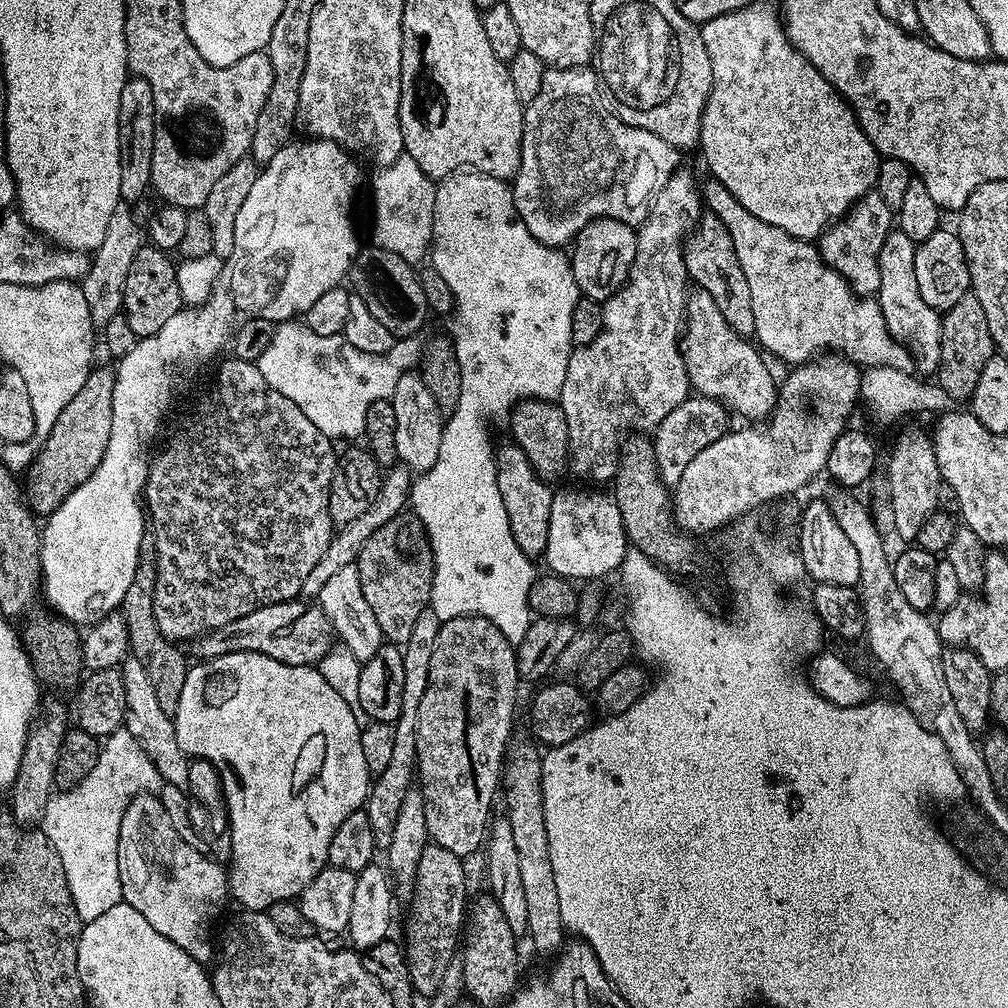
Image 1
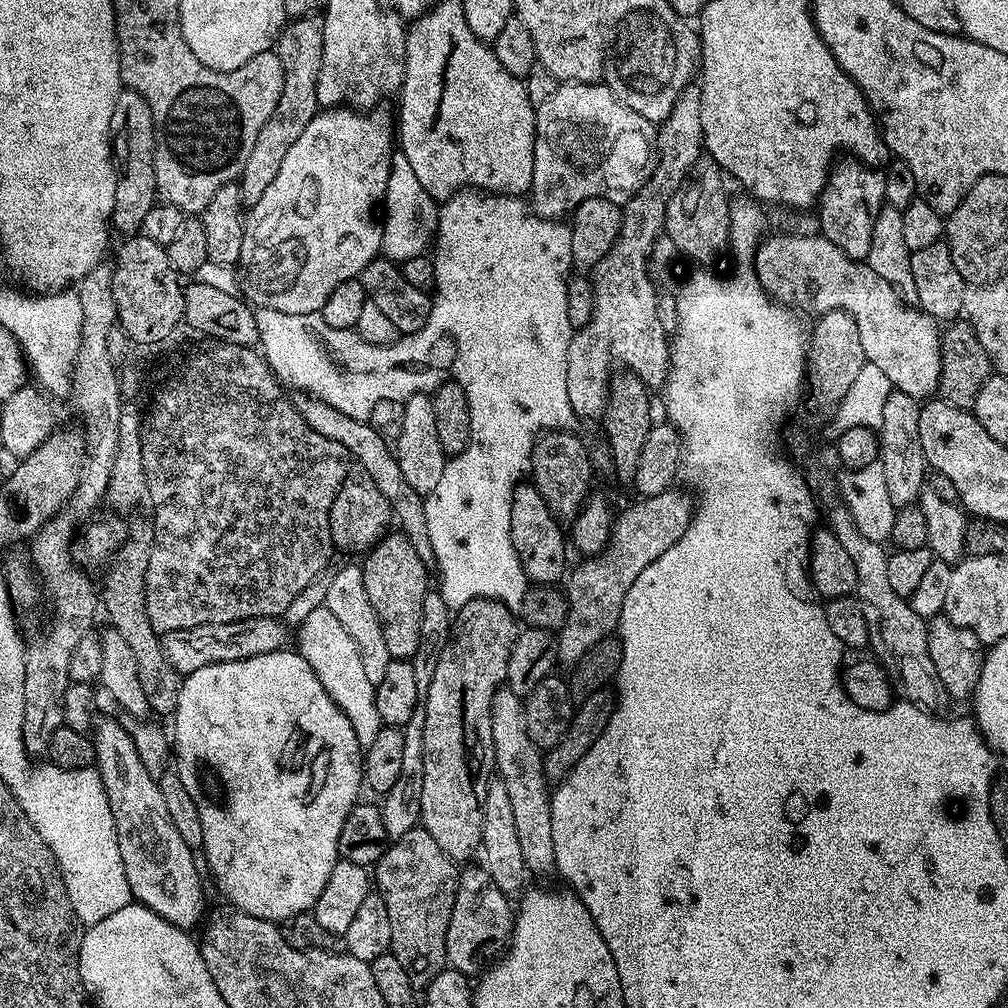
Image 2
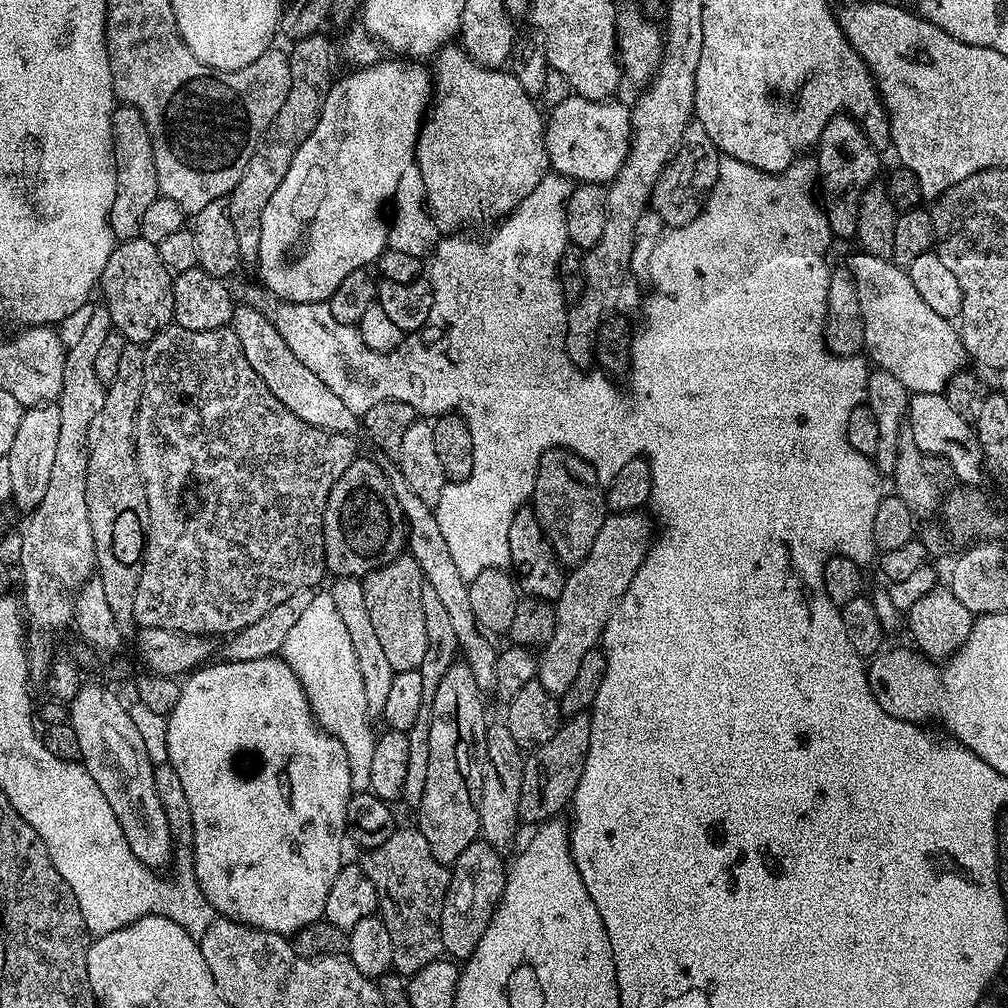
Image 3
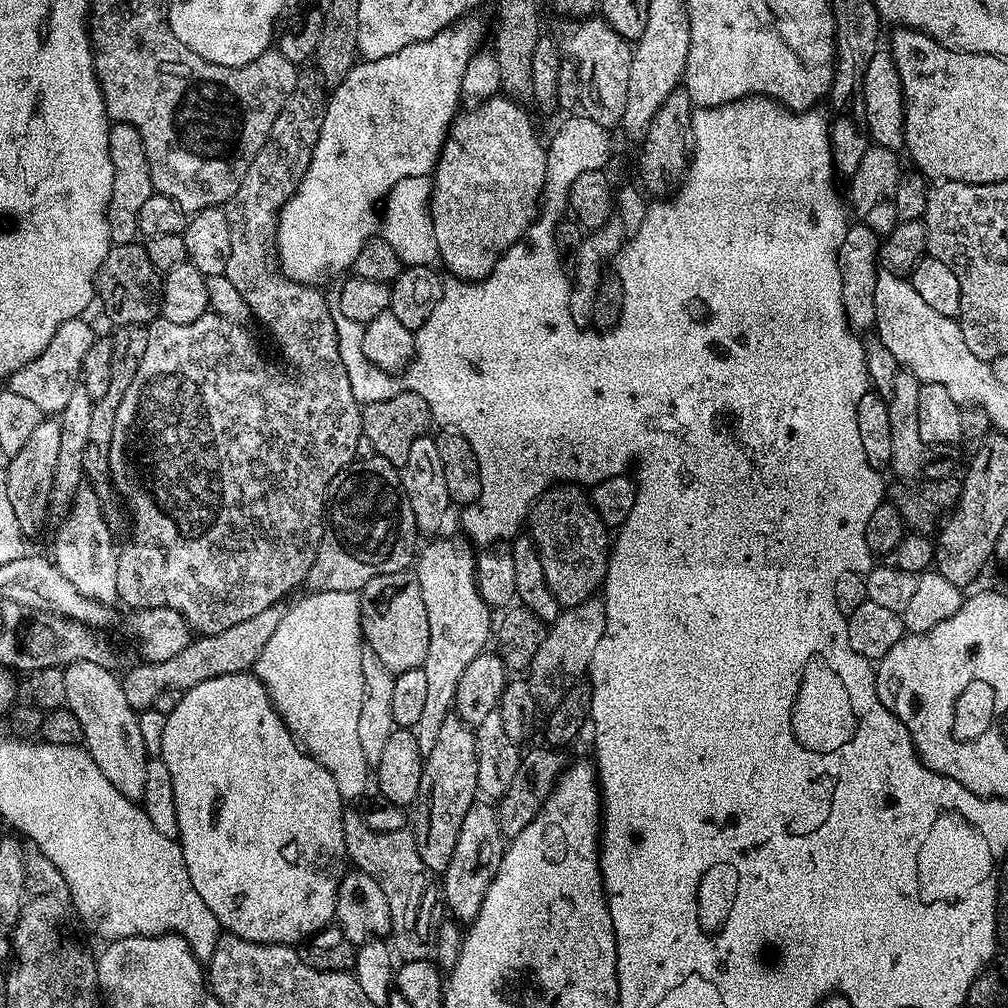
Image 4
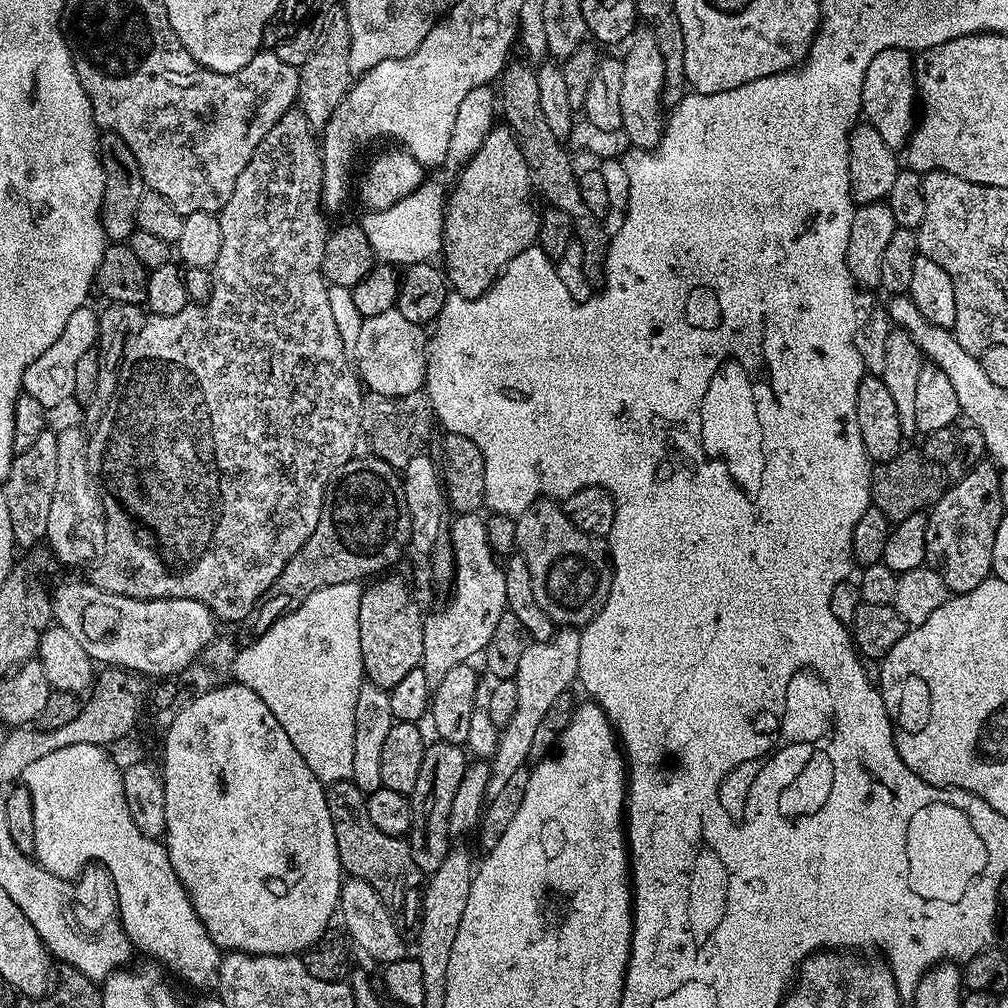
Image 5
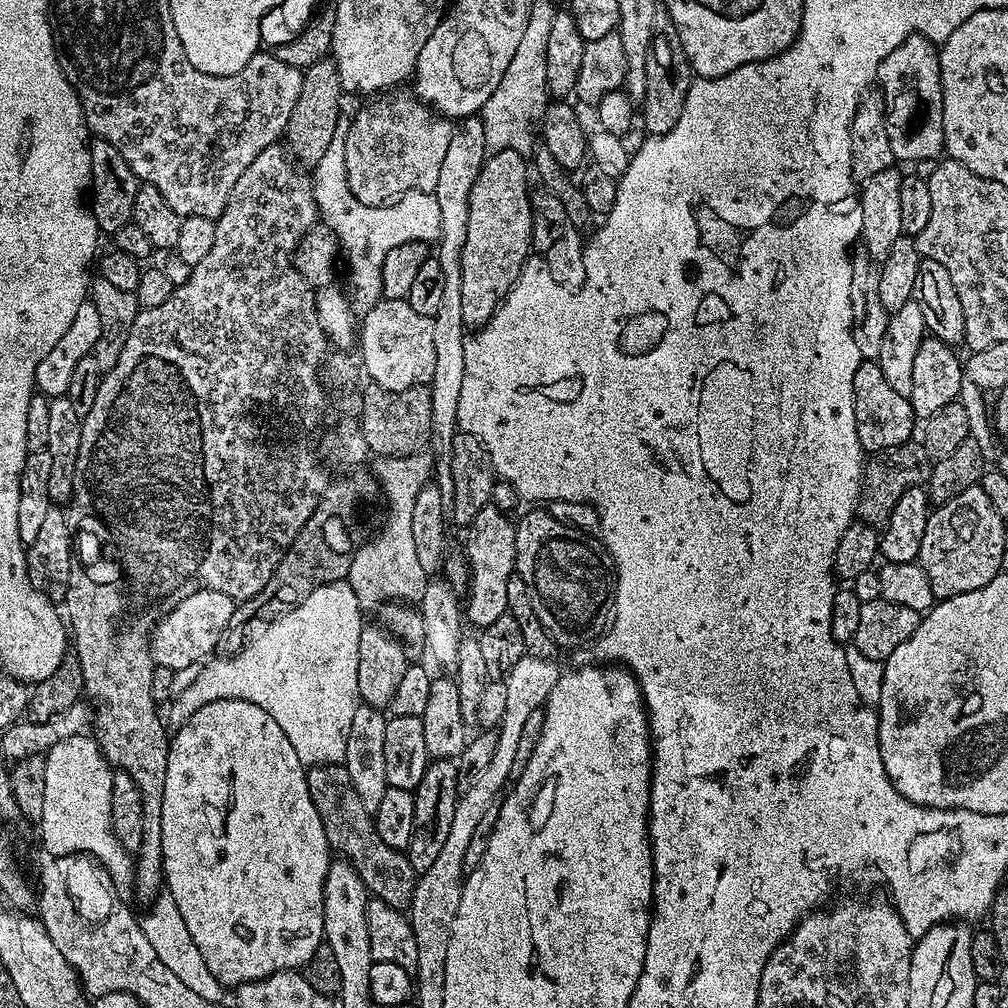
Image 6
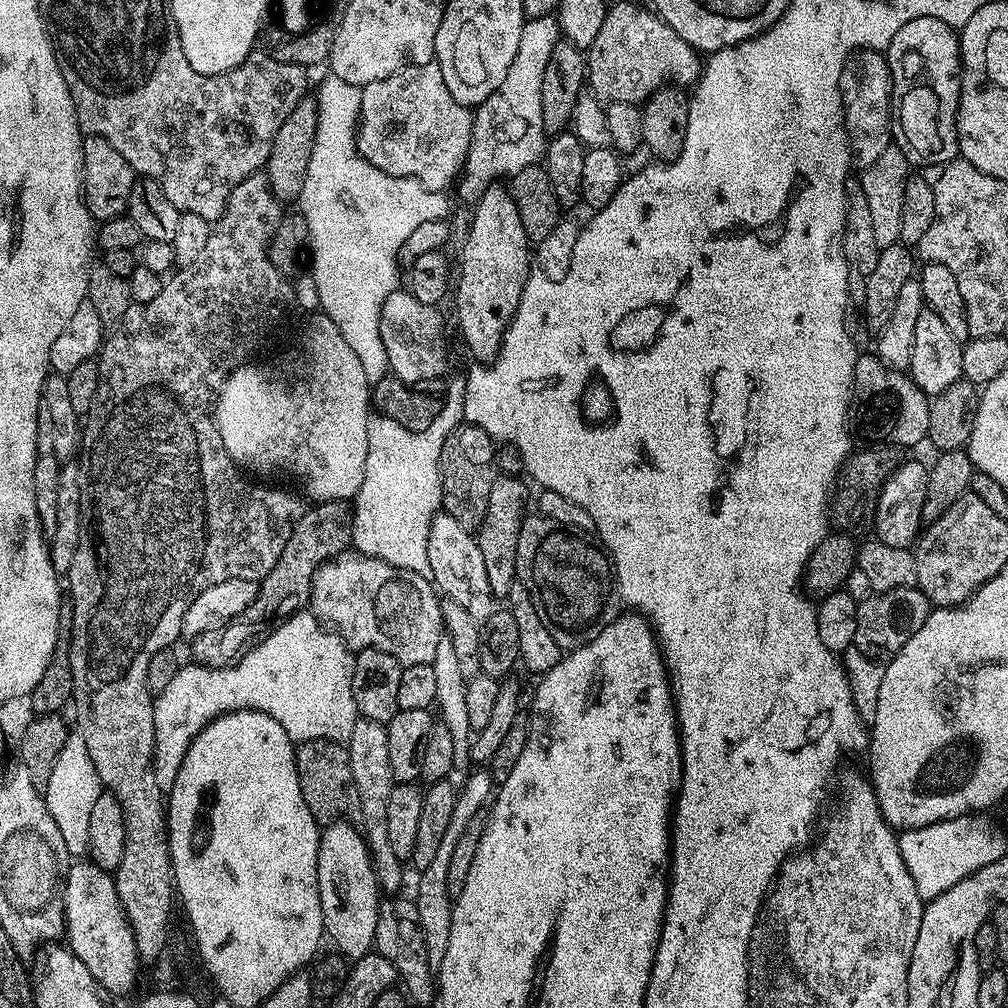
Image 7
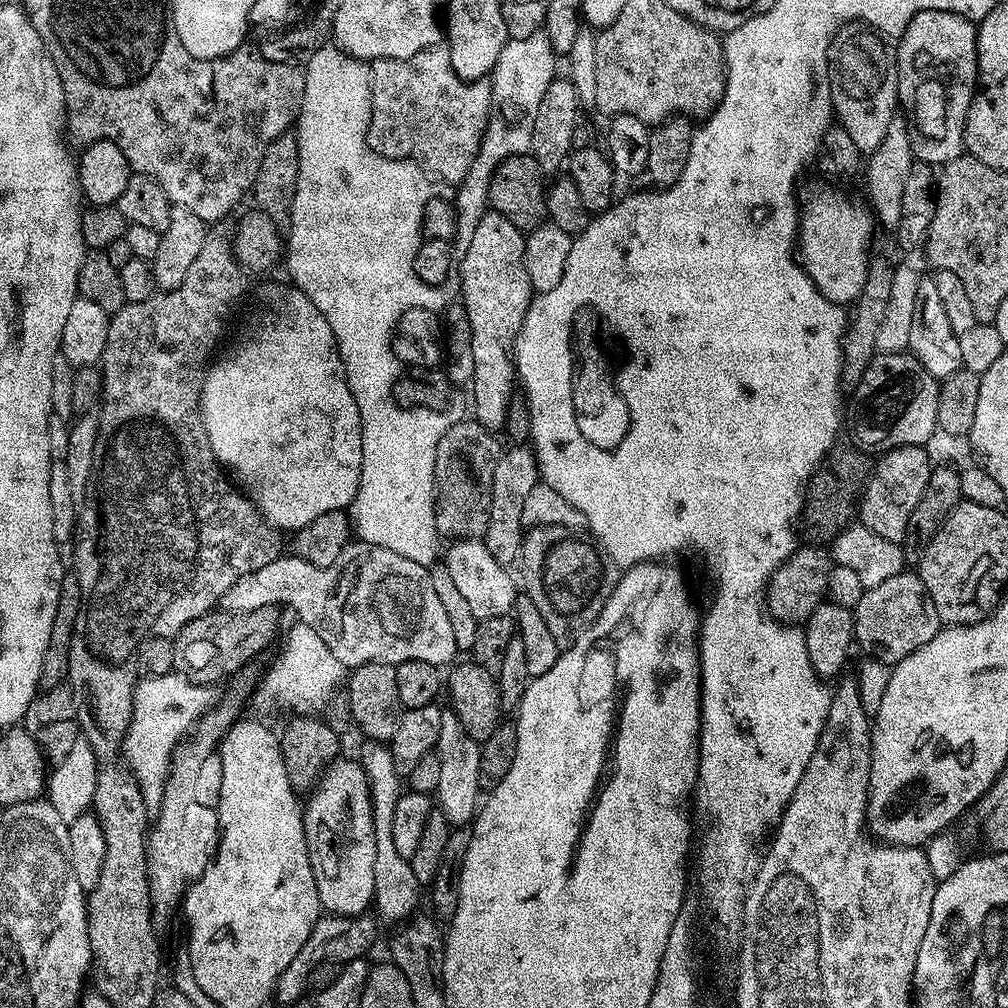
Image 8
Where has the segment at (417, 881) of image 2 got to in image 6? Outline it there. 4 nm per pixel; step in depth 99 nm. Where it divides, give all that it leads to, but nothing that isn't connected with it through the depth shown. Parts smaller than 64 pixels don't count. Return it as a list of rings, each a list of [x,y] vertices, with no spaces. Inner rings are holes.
[[[313,764],[307,774],[310,798],[322,818],[329,849],[351,862],[375,899],[401,910],[407,909],[412,902],[418,874],[401,849],[386,846],[386,842],[378,838],[373,813],[362,806],[362,798],[358,798],[358,790],[354,790],[354,782],[350,782],[350,774],[344,765]]]

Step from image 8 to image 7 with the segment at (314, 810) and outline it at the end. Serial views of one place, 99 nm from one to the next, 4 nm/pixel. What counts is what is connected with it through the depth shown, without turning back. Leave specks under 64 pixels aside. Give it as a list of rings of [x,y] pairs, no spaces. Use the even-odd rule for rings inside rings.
[[[341,818],[321,831],[318,846],[318,890],[327,939],[336,943],[335,951],[349,961],[373,951],[382,893],[376,884],[372,855],[363,835]]]

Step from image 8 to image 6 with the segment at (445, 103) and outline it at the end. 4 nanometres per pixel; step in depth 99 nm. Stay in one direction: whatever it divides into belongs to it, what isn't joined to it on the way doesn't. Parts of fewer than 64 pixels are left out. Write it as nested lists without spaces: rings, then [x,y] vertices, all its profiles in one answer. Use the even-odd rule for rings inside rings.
[[[388,90],[373,95],[369,104],[357,110],[348,132],[343,133],[346,178],[350,190],[363,204],[383,206],[406,192],[433,193],[437,185],[453,121],[437,114],[411,91],[399,92]]]

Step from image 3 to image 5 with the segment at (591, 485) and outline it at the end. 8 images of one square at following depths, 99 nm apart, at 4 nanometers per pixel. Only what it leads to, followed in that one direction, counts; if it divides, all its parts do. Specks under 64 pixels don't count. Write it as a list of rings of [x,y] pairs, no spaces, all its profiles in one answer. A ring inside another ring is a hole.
[[[552,498],[535,500],[515,521],[516,547],[526,566],[530,566],[538,606],[550,614],[557,626],[589,624],[602,610],[612,585],[612,561],[605,541],[578,530]]]

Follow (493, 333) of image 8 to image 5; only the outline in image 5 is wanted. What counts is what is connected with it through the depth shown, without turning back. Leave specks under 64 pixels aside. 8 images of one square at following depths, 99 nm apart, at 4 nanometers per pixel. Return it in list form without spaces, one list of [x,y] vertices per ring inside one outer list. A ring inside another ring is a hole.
[[[507,126],[494,127],[482,142],[481,149],[459,170],[455,178],[456,185],[447,193],[444,206],[442,271],[455,295],[463,300],[473,300],[490,290],[490,286],[515,256],[537,243],[540,235],[540,212],[532,201],[534,187],[531,172],[527,168],[515,134]]]

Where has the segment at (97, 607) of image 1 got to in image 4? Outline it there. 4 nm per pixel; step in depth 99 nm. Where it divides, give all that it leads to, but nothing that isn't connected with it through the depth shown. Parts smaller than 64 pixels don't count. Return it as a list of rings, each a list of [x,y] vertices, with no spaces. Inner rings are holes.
[[[461,18],[456,23],[451,24],[449,28],[443,28],[438,34],[434,34],[434,38],[423,40],[422,42],[414,42],[410,46],[398,50],[398,54],[390,54],[386,58],[378,58],[377,60],[361,59],[352,65],[343,82],[331,89],[324,105],[322,126],[318,134],[318,142],[312,151],[310,166],[306,166],[306,174],[298,182],[292,197],[284,203],[284,208],[276,222],[276,257],[280,260],[280,269],[291,280],[299,284],[311,284],[313,286],[325,286],[324,284],[336,279],[336,281],[339,281],[355,265],[356,258],[366,246],[366,242],[377,235],[378,229],[382,224],[382,216],[378,209],[388,193],[395,188],[398,182],[402,182],[402,178],[428,176],[435,169],[440,157],[440,147],[444,144],[444,138],[447,136],[449,127],[458,112],[456,103],[462,100],[460,87],[462,86],[467,63],[470,62],[472,56],[481,47],[480,24],[476,20],[468,19]]]

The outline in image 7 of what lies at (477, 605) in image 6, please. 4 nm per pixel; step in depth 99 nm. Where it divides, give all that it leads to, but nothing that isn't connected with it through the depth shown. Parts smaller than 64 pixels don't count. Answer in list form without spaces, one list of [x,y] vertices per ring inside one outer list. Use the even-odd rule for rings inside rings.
[[[501,475],[493,482],[490,502],[486,506],[486,518],[475,533],[478,546],[482,550],[482,562],[486,562],[486,578],[490,582],[490,593],[493,597],[507,597],[510,586],[517,583],[516,547],[520,527],[526,515],[522,480],[515,475]]]

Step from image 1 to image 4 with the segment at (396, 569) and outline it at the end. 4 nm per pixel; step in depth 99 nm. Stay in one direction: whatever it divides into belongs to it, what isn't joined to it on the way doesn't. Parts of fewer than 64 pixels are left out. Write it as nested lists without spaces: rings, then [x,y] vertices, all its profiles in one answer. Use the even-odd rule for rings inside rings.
[[[412,570],[382,573],[381,576],[371,578],[370,582],[366,582],[363,589],[358,592],[360,598],[360,630],[362,639],[370,650],[374,650],[374,654],[378,654],[378,659],[382,661],[382,666],[386,666],[386,670],[390,670],[393,674],[397,672],[405,672],[406,670],[414,670],[415,668],[423,668],[426,662],[426,650],[430,650],[430,622],[426,619],[426,605],[422,602],[422,590],[416,581],[416,573]]]

